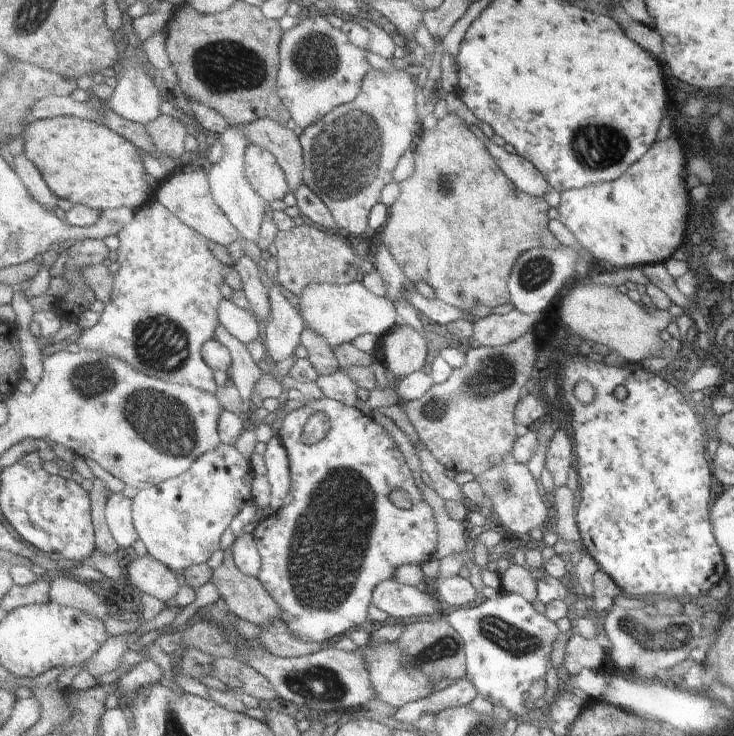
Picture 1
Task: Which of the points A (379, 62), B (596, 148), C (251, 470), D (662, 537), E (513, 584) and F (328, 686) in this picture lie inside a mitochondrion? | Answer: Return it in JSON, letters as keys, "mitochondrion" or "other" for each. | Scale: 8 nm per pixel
{"A":"other","B":"mitochondrion","C":"other","D":"other","E":"other","F":"mitochondrion"}

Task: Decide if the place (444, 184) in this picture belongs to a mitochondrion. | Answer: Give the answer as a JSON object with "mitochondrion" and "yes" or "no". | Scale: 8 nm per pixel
{"mitochondrion":"yes"}

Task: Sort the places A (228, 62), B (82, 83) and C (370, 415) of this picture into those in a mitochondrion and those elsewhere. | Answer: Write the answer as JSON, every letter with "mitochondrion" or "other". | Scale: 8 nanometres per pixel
{"A":"mitochondrion","B":"other","C":"other"}

